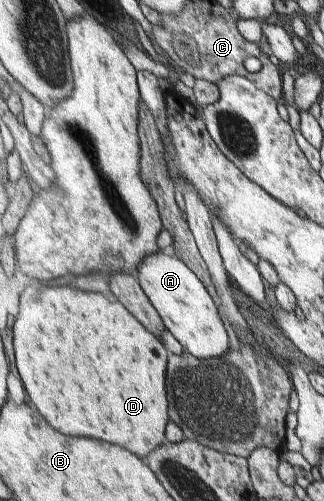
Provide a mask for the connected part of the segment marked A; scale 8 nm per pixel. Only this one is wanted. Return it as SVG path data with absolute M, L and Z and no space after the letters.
M158 251L143 258L137 266L136 277L164 326L175 336L184 351L196 358L207 359L221 357L230 350L228 335L220 319L220 308L199 275L183 259L170 251Z

